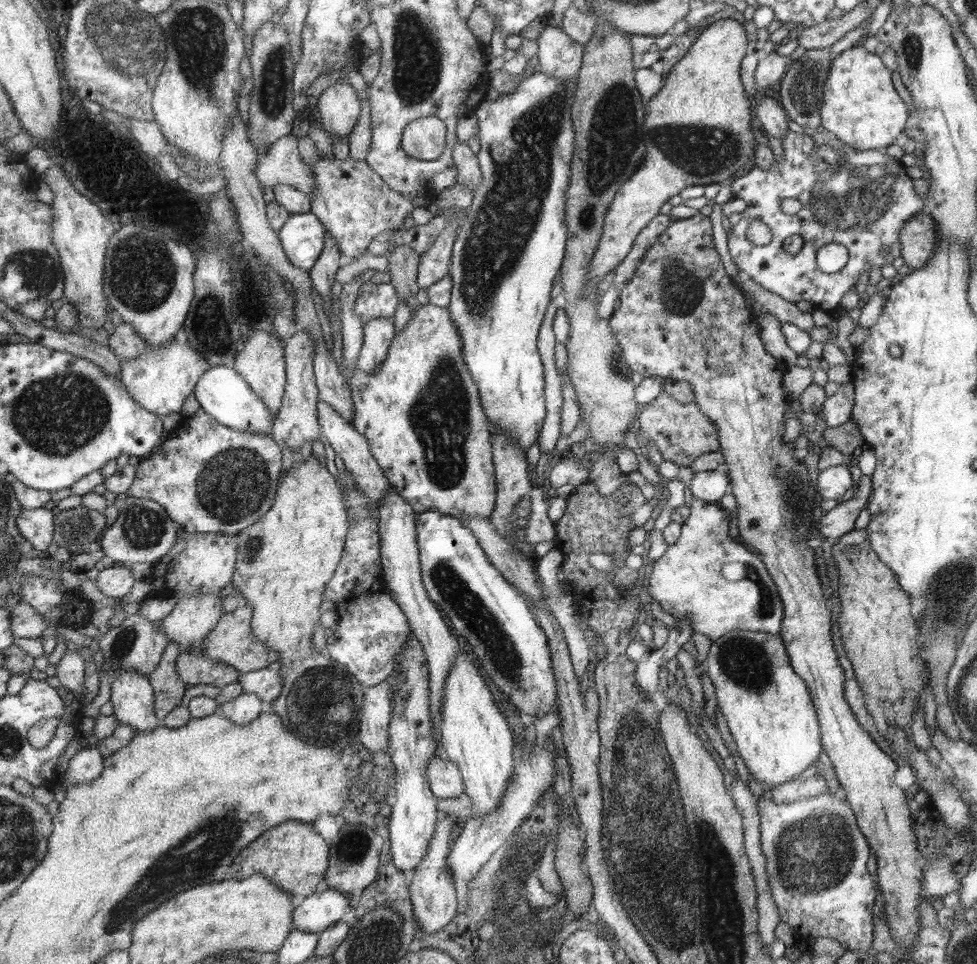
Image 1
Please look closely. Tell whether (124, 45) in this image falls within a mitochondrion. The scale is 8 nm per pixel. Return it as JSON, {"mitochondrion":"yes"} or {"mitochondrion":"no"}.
{"mitochondrion":"yes"}

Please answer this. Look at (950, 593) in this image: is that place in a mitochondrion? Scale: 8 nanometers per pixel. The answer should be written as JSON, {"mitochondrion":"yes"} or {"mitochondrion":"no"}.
{"mitochondrion":"yes"}

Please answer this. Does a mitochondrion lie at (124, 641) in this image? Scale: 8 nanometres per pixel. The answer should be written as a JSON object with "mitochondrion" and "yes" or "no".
{"mitochondrion":"yes"}

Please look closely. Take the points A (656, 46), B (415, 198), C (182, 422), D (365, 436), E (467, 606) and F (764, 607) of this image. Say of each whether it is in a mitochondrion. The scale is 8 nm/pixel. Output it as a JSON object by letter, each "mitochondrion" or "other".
{"A":"other","B":"other","C":"other","D":"other","E":"mitochondrion","F":"mitochondrion"}

